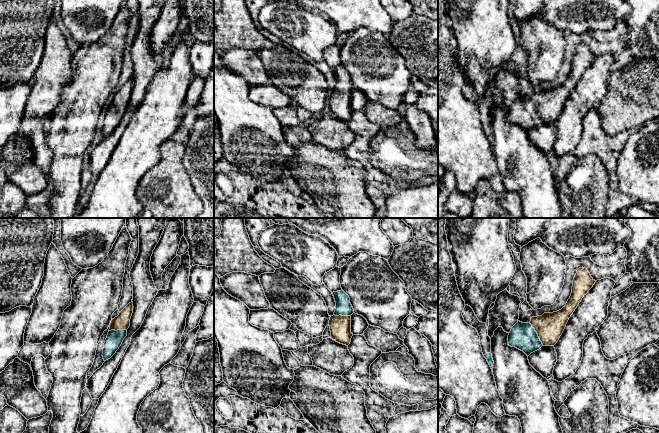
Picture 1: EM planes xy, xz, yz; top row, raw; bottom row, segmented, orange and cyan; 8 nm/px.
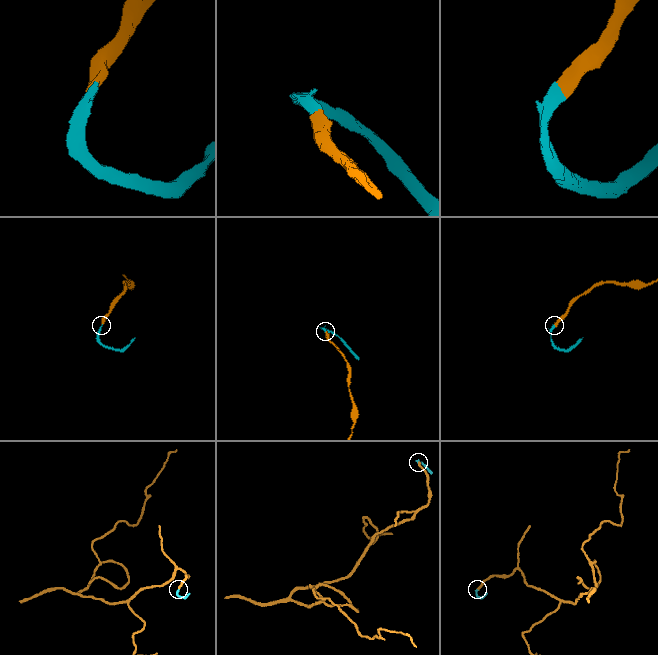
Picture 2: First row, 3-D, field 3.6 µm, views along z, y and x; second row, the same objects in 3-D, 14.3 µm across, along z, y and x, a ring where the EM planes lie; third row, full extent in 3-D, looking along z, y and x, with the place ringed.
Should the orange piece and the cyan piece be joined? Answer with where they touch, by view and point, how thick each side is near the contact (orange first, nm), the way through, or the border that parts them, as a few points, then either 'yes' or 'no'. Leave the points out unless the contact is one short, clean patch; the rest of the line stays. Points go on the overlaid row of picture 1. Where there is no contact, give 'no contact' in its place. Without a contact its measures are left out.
yz (537, 333) | 220/220 nm | across yz (550, 326), (546, 330), (537, 333), (532, 336), (522, 336) | yes

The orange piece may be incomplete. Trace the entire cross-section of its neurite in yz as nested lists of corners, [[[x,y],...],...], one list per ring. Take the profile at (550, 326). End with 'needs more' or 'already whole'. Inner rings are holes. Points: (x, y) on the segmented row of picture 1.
[[[579,268],[566,305],[557,312],[532,317],[529,323],[518,321],[508,335],[508,345],[523,351],[527,356],[542,346],[554,346],[569,318],[595,282],[586,268]]]; needs more

